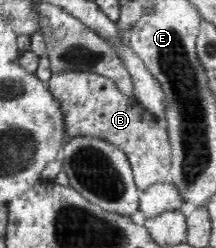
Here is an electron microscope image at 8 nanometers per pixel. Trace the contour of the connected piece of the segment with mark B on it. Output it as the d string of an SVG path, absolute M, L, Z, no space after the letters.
M91 72L52 73L48 88L64 115L66 135L99 136L128 155L135 185L140 191L159 182L171 182L172 147L165 119L149 113L133 97L123 95L116 83Z

